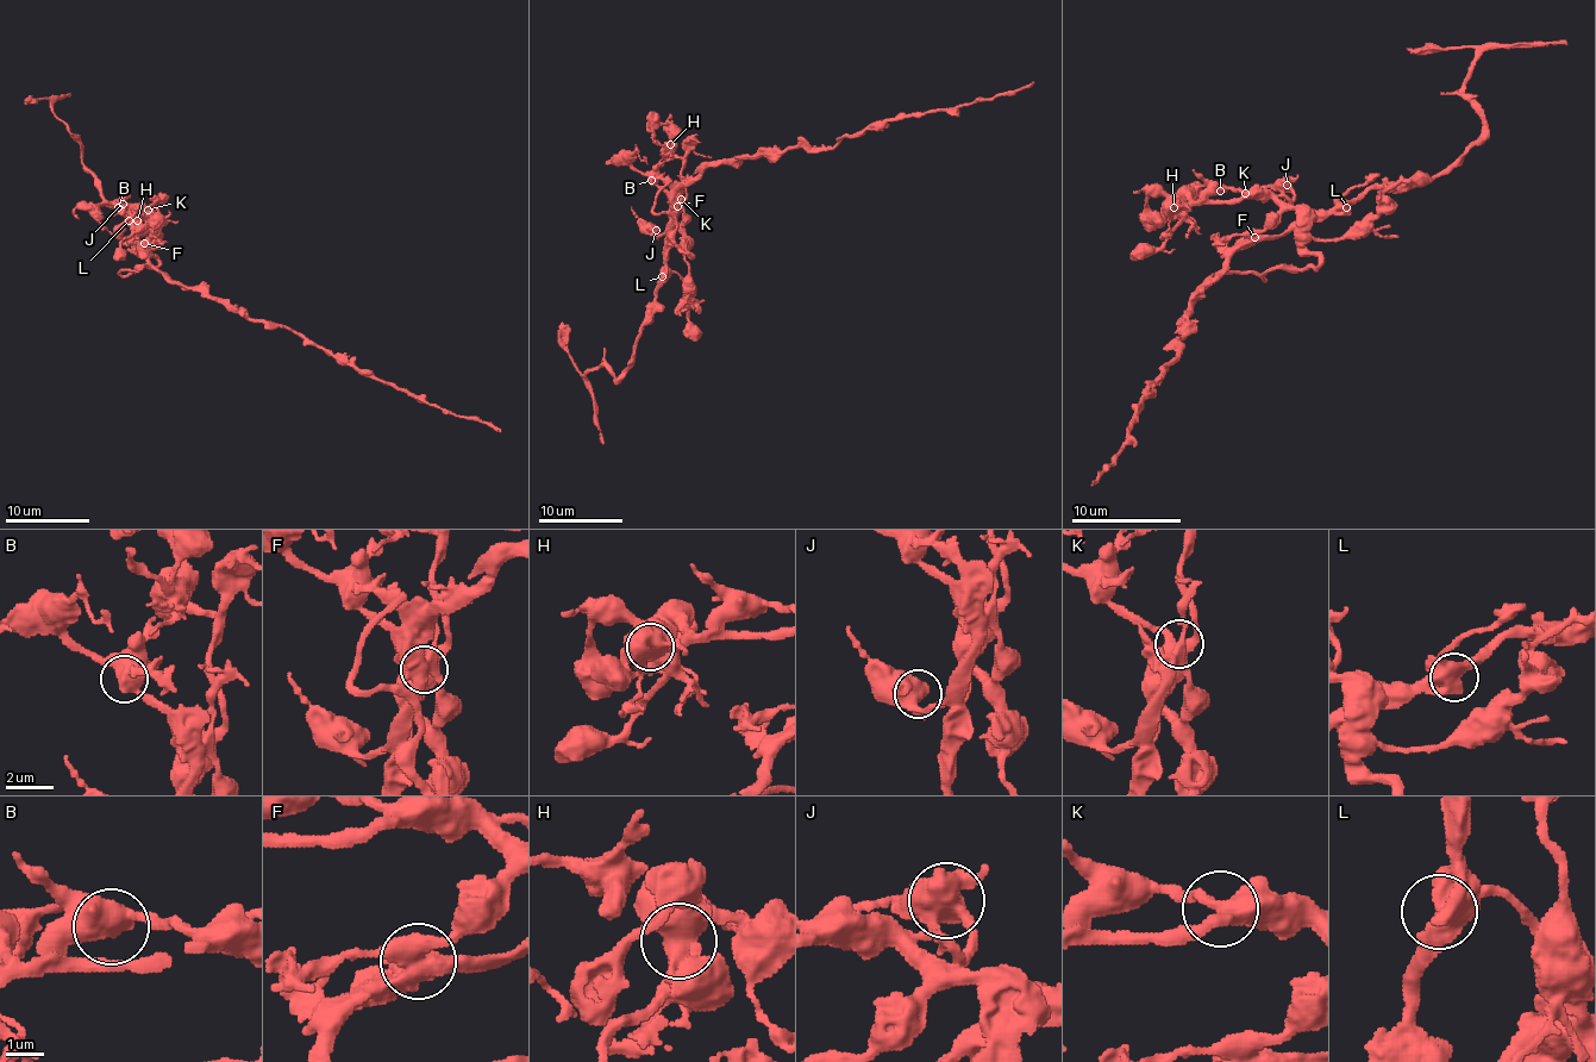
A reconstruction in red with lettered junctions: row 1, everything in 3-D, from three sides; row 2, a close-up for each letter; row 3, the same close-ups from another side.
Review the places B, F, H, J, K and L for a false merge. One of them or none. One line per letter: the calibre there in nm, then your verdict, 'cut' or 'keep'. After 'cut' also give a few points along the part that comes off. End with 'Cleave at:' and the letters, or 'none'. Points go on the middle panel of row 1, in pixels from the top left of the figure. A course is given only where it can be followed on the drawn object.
B: calibre 500 nm; keep
F: calibre 550 nm; cut; course (678, 205), (678, 191), (723, 161), (834, 147), (889, 119), (956, 111), (1014, 94), (1033, 82)
H: calibre 600 nm; keep
J: calibre 500 nm; keep
K: calibre 440 nm; keep
L: calibre 550 nm; keep
Cleave at: F

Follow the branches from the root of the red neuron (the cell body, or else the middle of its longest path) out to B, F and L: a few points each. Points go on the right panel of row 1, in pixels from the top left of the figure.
B: (1215, 275), (1228, 256), (1245, 245), (1278, 210), (1270, 199), (1245, 197), (1234, 188), (1220, 191)
F: (1215, 275), (1228, 256), (1253, 237)
L: (1215, 275), (1240, 248), (1259, 239), (1281, 237), (1312, 220), (1339, 216), (1346, 207)

